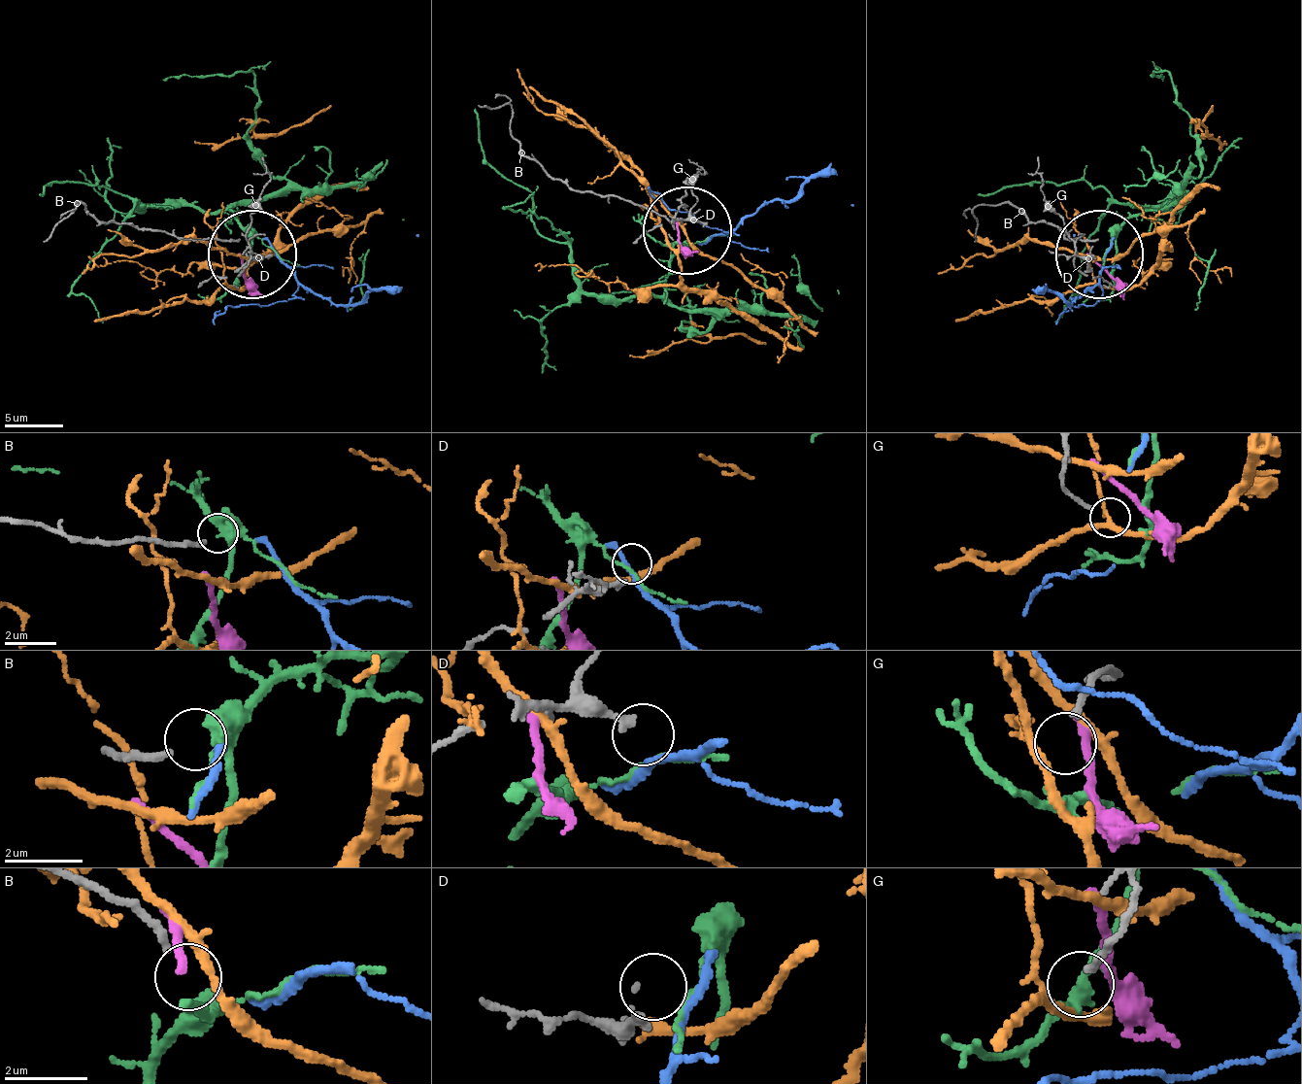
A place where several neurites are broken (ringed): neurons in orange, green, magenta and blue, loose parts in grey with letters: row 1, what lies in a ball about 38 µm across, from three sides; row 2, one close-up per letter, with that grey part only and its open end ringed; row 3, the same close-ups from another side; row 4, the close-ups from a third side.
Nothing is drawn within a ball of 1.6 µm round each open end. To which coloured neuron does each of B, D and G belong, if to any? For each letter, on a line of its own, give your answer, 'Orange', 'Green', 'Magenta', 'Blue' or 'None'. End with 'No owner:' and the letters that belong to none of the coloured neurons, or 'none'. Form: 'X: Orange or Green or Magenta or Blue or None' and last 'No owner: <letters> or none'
B: Green
D: None
G: None
No owner: D, G

